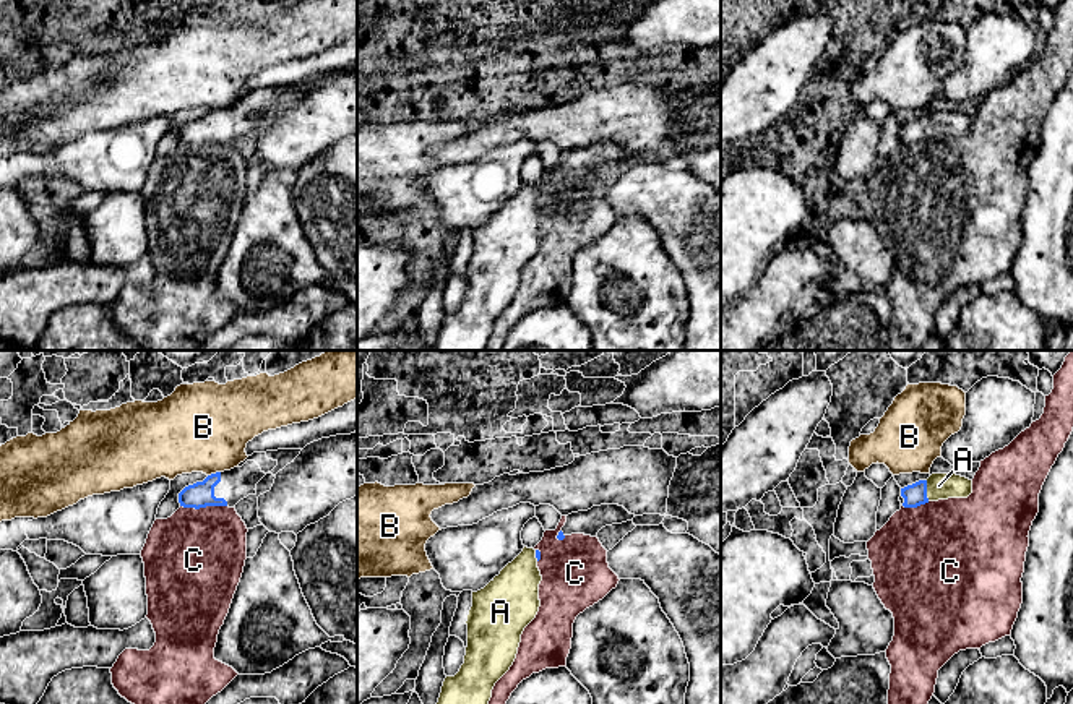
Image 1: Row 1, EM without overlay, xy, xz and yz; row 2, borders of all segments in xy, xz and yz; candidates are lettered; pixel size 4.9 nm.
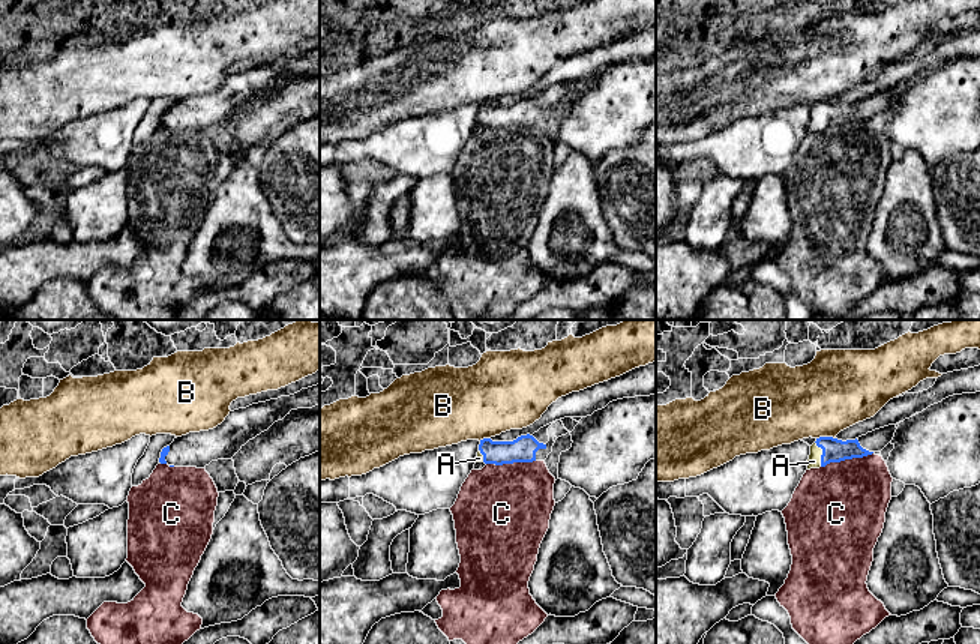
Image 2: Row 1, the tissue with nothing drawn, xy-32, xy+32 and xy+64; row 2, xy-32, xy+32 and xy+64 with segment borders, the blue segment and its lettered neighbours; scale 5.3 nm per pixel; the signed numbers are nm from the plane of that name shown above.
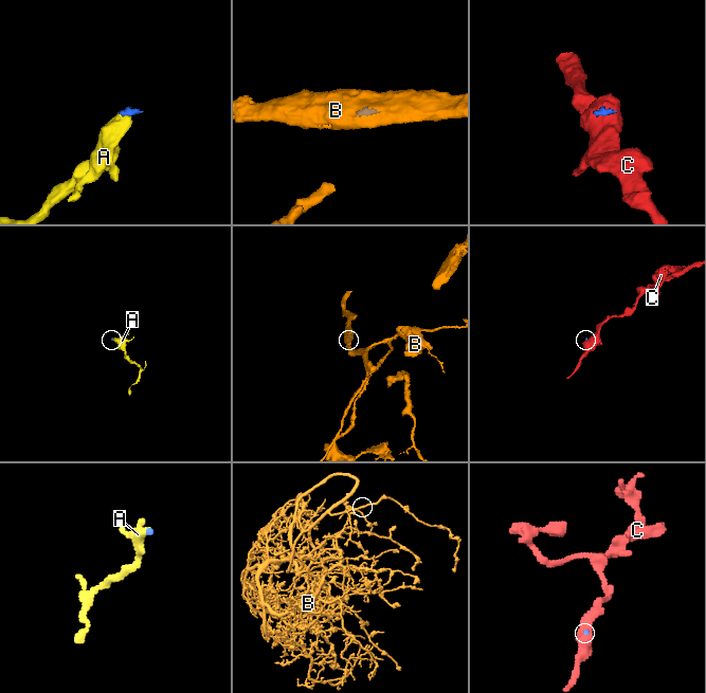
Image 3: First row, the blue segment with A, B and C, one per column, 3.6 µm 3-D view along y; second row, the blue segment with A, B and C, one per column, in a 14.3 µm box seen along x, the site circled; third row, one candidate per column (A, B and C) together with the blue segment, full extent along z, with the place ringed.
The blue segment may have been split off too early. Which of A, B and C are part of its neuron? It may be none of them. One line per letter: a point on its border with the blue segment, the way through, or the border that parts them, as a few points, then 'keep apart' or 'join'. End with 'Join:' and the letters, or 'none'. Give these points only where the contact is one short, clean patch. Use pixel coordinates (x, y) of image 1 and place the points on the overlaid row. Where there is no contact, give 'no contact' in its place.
A: contact yz (926, 490); way yz (914, 495), (926, 490), (939, 485); join
B: contact xy (213, 474); keep apart
C: contact xy (203, 506); border xy (180, 505), (193, 508), (226, 506); keep apart
Join: A

